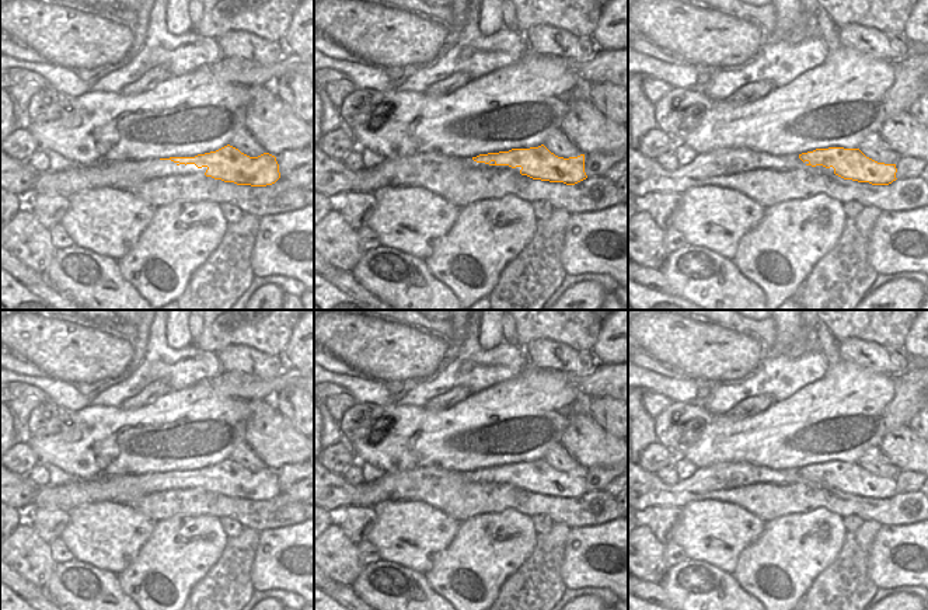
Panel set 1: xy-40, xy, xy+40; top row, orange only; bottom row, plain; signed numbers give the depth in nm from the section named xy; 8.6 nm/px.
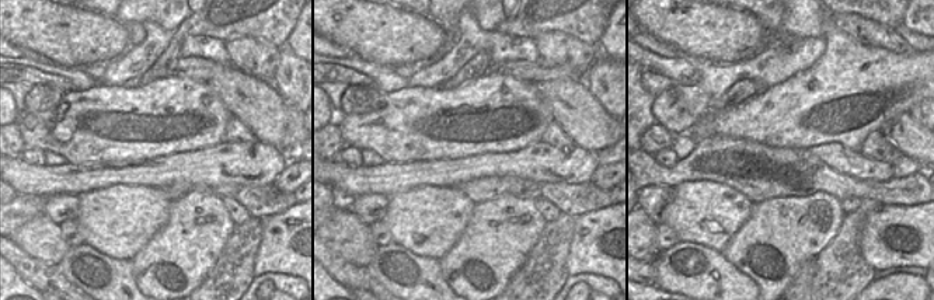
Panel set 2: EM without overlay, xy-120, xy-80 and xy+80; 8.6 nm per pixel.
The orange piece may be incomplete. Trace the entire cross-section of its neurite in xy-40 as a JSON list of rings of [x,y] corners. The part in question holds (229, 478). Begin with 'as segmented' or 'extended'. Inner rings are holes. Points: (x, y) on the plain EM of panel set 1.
extended | [[[227,459],[216,466],[195,471],[126,474],[94,480],[71,480],[64,485],[39,488],[34,508],[70,512],[95,502],[129,505],[132,501],[171,489],[203,488],[237,499],[266,501],[280,492],[276,471],[264,467],[250,471]]]

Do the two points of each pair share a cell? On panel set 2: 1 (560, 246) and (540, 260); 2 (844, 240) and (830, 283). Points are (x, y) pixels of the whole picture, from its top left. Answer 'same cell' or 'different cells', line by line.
1: same cell
2: same cell

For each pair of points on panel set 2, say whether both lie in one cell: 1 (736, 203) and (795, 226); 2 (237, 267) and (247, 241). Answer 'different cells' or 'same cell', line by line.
1: different cells
2: same cell

